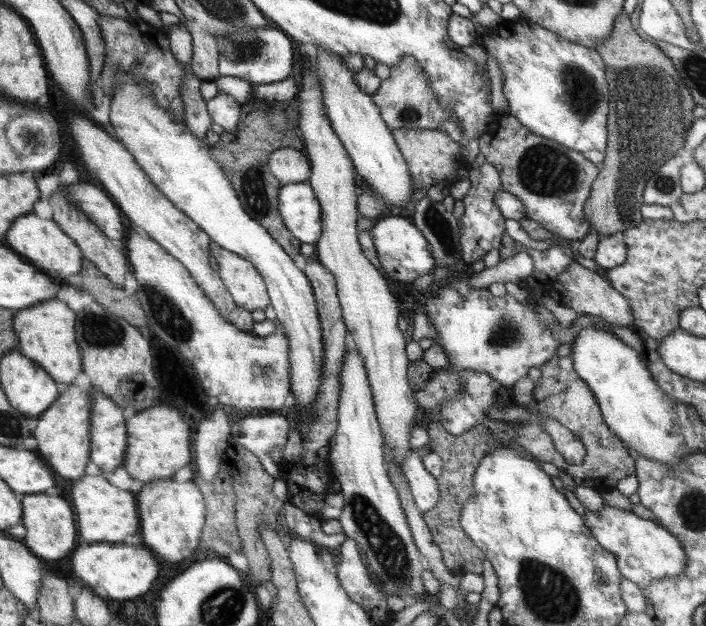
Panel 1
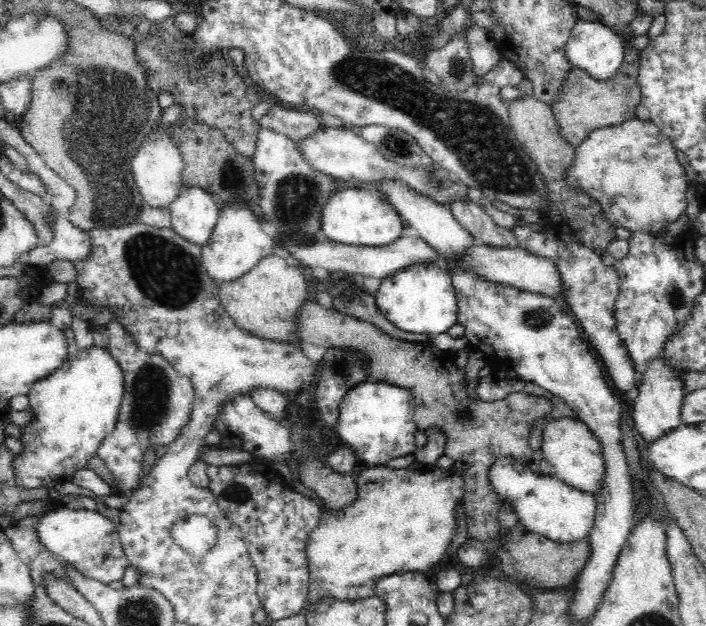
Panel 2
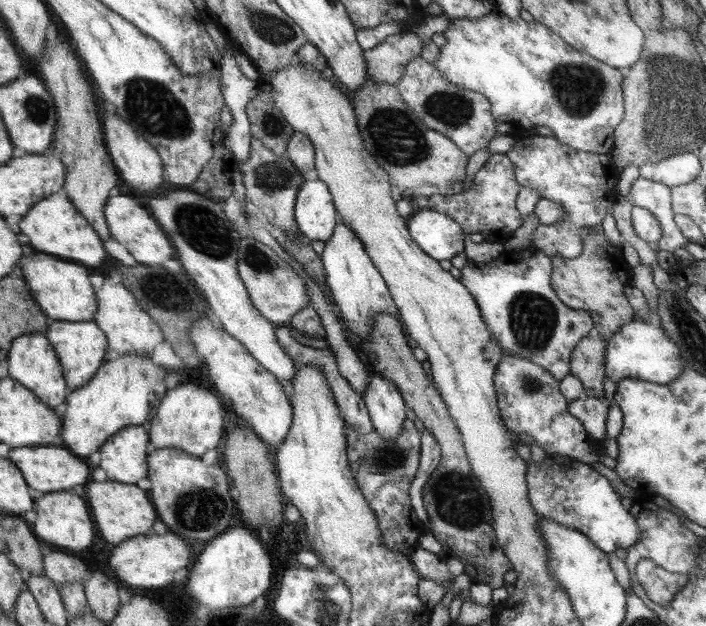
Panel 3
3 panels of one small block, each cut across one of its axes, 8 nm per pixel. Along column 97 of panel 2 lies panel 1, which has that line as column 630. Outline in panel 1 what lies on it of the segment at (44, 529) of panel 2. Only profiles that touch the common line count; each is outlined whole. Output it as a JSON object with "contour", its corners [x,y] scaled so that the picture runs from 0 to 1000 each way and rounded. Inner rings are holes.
{"contour":[[[857,805],[844,816],[829,816],[827,831],[837,842],[843,861],[873,890],[882,919],[907,941],[916,939],[918,933],[931,927],[969,917],[969,911],[973,911],[976,896],[966,866],[939,839],[907,827],[895,816]]]}

